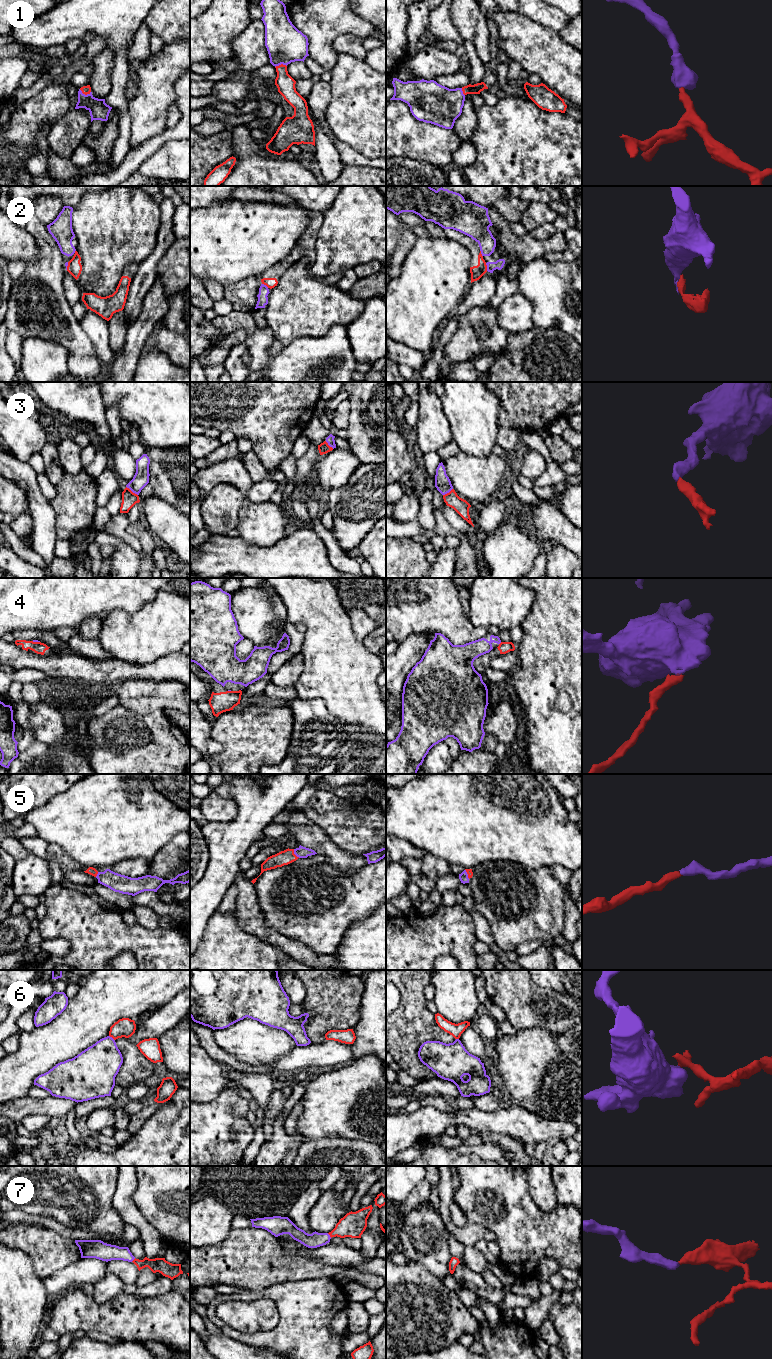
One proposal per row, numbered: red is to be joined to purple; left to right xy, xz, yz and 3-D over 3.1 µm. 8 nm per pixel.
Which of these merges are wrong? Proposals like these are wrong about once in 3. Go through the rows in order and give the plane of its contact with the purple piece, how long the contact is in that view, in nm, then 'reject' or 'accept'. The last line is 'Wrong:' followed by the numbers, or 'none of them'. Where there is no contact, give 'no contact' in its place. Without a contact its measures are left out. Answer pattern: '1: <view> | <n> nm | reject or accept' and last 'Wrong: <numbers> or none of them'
1: xy | 100 nm | accept
2: yz | 70 nm | reject
3: xy | 120 nm | accept
4: xy | 60 nm | reject
5: xz | 90 nm | accept
6: xy | 60 nm | reject
7: xz | 50 nm | accept
Wrong: 2, 4, 6

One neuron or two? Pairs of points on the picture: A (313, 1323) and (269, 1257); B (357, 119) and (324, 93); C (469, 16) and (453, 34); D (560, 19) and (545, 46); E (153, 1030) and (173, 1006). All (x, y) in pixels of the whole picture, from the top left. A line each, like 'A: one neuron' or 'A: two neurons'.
A: two neurons
B: two neurons
C: two neurons
D: two neurons
E: one neuron

